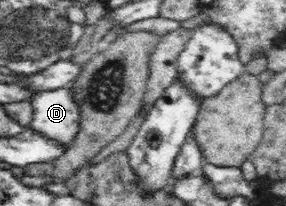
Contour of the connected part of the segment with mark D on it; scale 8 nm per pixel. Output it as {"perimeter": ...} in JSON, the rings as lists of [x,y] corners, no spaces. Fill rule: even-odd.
{"perimeter":[[[71,87],[35,92],[31,128],[62,144],[71,144],[80,131],[81,108]]]}

